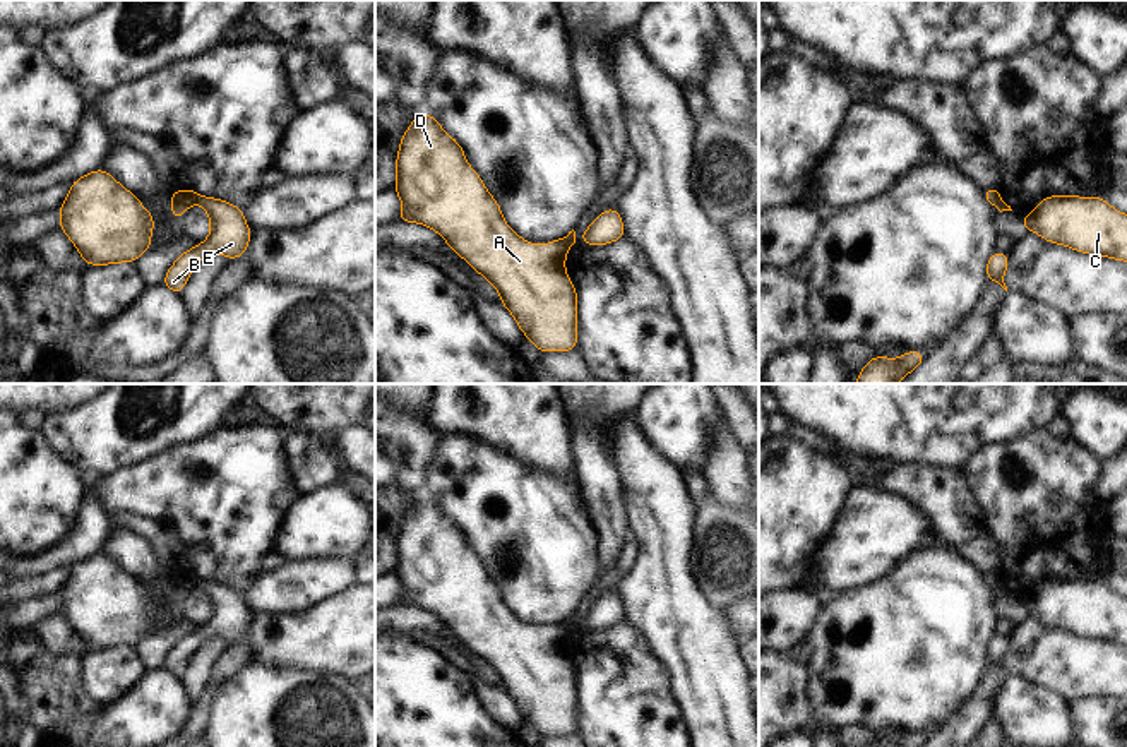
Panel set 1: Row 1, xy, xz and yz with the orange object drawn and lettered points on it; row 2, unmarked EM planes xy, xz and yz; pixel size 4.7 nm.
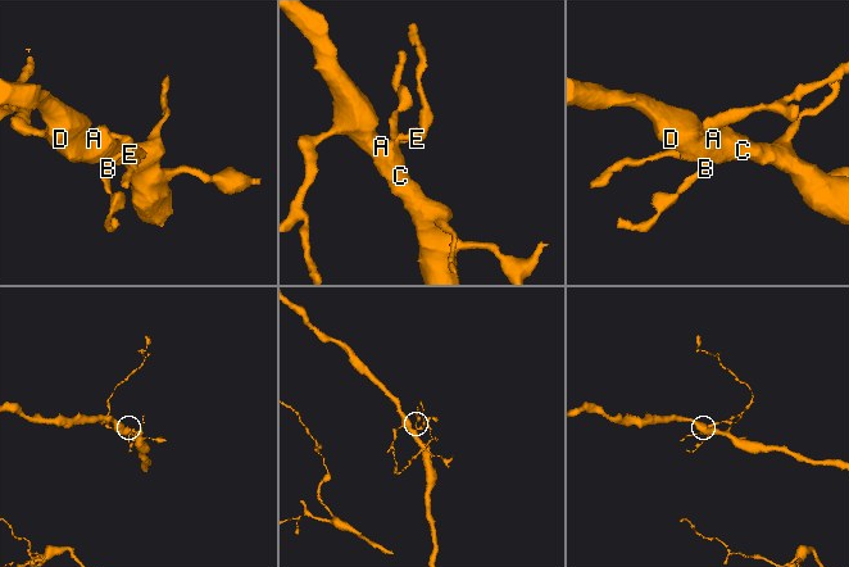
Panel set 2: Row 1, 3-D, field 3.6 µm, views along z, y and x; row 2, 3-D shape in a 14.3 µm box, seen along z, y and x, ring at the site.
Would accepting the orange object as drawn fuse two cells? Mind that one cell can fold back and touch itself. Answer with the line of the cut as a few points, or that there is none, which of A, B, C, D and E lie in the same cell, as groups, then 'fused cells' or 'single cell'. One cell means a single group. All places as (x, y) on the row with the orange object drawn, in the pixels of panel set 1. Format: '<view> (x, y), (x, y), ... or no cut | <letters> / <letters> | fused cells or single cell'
xy (175, 192), (187, 206) | A C D / B E | fused cells

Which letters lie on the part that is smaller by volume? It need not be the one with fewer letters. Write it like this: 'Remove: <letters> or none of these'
Remove: B, E

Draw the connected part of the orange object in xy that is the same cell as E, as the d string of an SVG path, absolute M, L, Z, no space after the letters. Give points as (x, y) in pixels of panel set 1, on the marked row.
M190 187L176 194L187 207L192 204L202 206L211 219L207 240L180 254L164 274L163 286L180 295L190 272L206 255L219 252L228 260L243 257L250 243L252 230L245 221L243 211L223 199L199 195Z

